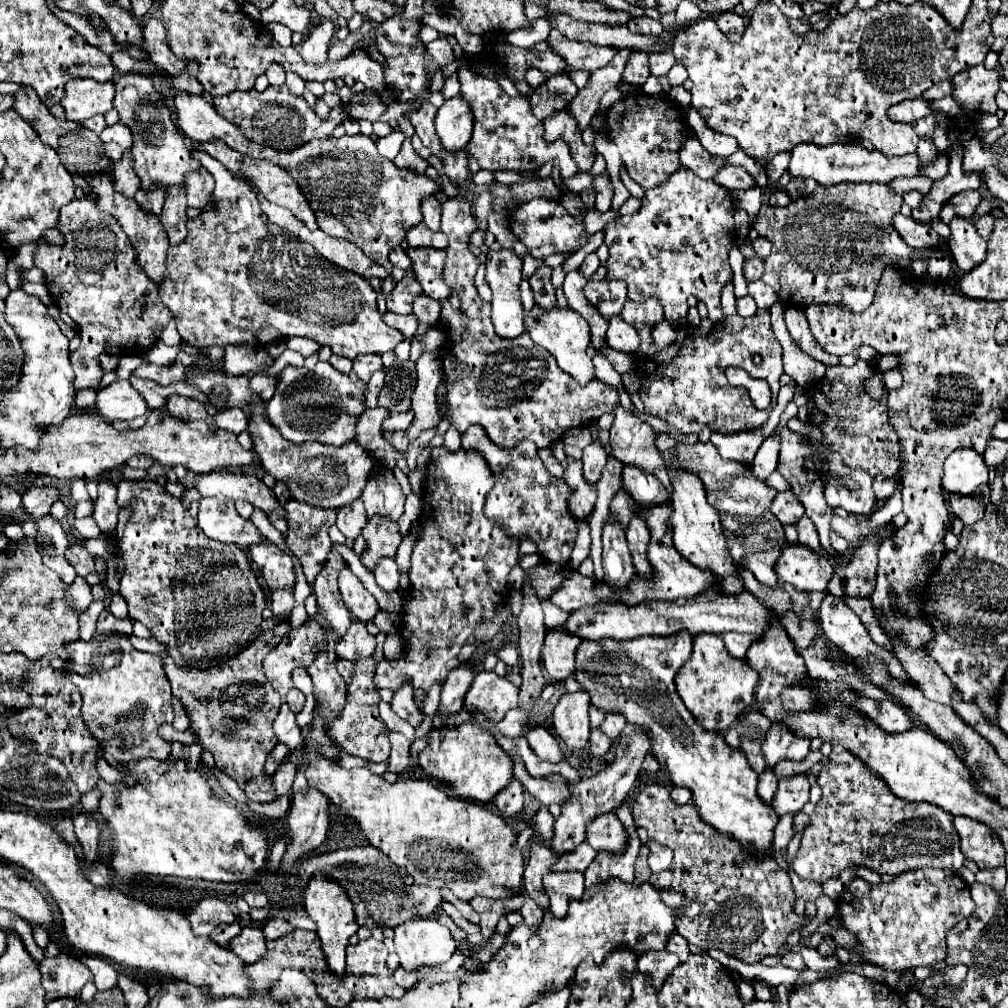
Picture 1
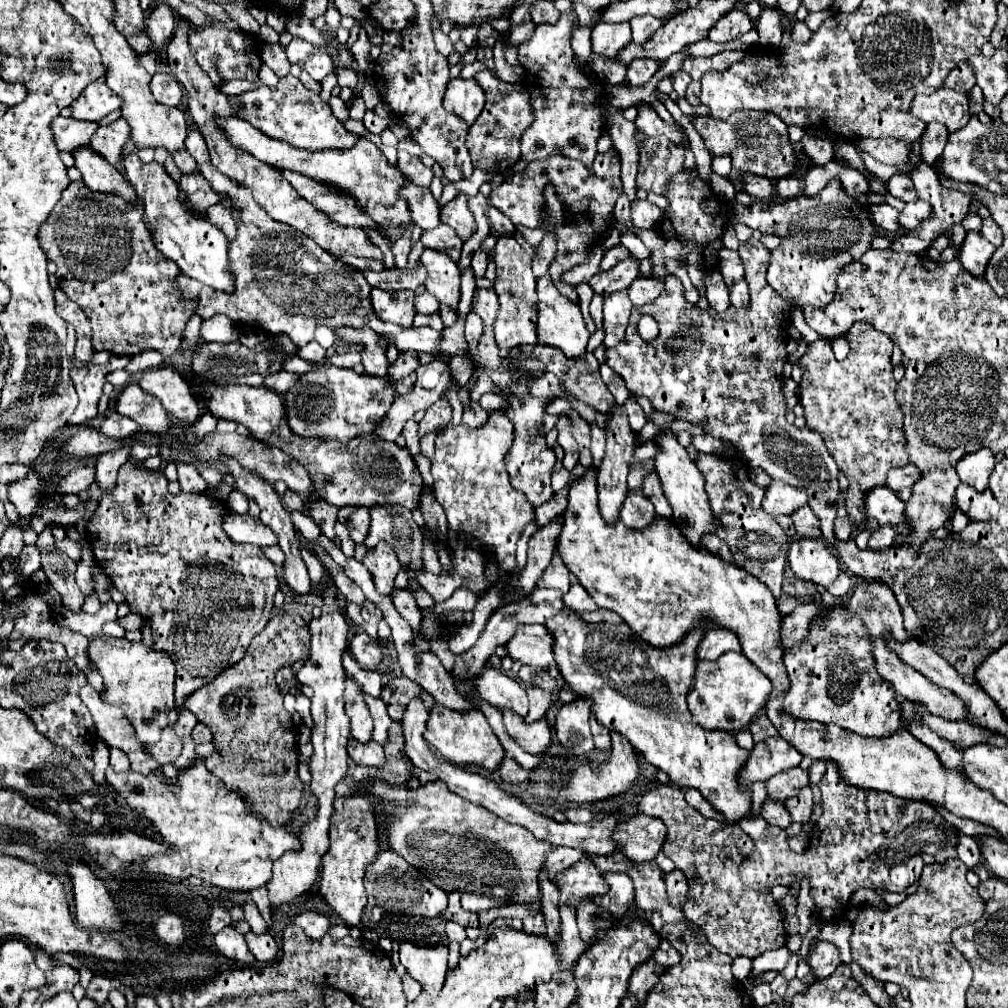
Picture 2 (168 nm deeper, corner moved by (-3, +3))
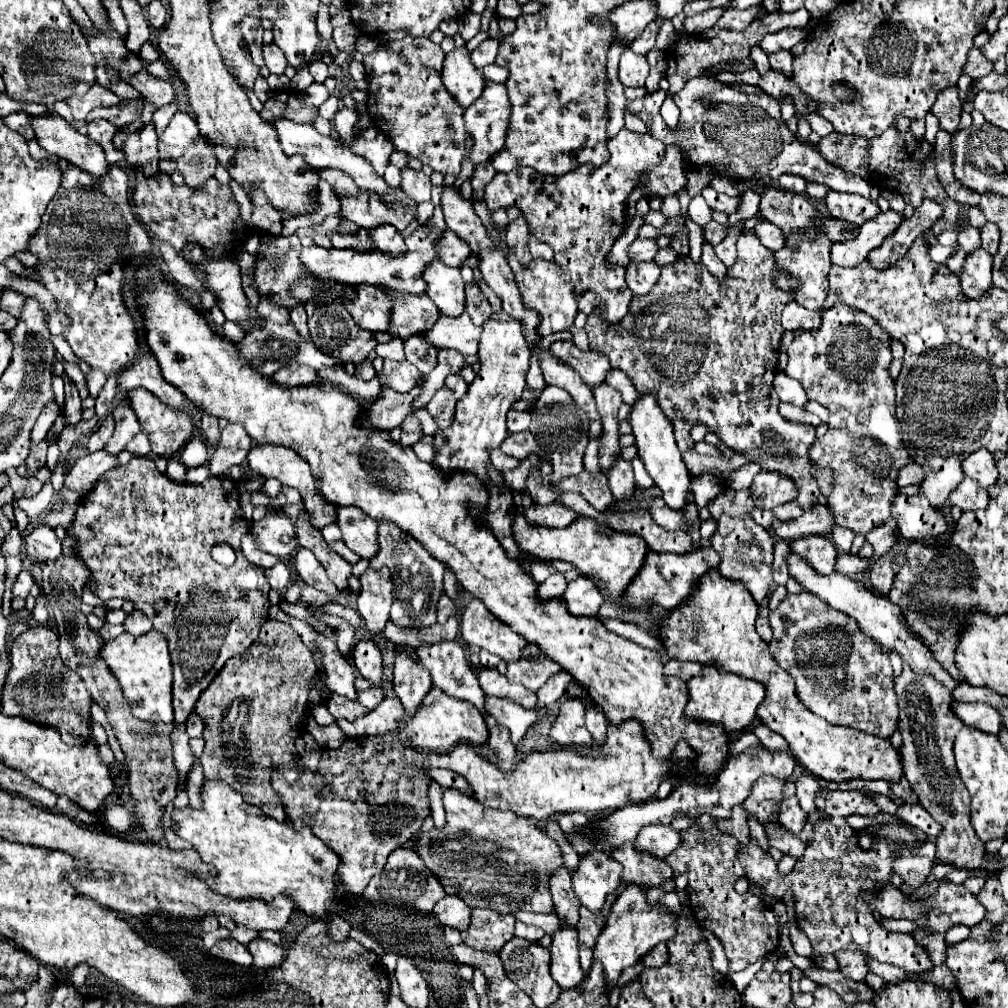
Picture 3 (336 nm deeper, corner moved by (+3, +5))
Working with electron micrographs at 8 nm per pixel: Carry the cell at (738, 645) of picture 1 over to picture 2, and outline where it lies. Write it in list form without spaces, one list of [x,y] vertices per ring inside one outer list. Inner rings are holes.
[[[712,628],[710,632],[706,632],[706,638],[702,638],[702,646],[698,646],[698,662],[702,658],[716,660],[716,658],[720,658],[720,654],[726,654],[730,650],[740,652],[740,642],[738,642],[736,634],[732,634],[730,630]]]

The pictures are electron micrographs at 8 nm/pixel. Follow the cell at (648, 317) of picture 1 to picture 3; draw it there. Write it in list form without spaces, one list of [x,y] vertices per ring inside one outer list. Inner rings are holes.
[[[654,262],[648,264],[628,264],[626,268],[626,284],[634,296],[648,294],[660,278],[660,268]]]

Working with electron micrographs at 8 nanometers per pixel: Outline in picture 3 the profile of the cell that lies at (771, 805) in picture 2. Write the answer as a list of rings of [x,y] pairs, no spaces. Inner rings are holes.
[[[766,822],[764,830],[768,834],[768,842],[770,846],[776,846],[778,850],[782,850],[784,854],[792,854],[792,856],[802,856],[804,852],[804,842],[800,838],[796,838],[790,830],[786,830],[780,822]]]

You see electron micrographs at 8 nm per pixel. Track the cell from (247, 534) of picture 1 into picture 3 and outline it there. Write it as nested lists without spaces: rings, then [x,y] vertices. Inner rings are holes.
[[[280,514],[280,516],[266,516],[260,522],[252,522],[250,534],[254,536],[254,542],[278,558],[288,558],[296,554],[296,532],[294,522]]]

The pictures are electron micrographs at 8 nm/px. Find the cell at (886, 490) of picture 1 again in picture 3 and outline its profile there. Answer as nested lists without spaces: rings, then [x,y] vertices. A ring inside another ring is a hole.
[[[910,460],[904,468],[900,468],[896,484],[898,484],[898,488],[904,488],[904,486],[910,486],[910,484],[920,484],[922,480],[924,480],[924,470],[920,468],[920,464]]]

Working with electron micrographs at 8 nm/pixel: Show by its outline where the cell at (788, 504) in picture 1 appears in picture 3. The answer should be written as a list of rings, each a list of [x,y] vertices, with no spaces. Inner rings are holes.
[[[764,470],[754,478],[750,490],[754,504],[762,510],[772,510],[798,496],[798,488],[792,478],[780,472],[764,472]]]

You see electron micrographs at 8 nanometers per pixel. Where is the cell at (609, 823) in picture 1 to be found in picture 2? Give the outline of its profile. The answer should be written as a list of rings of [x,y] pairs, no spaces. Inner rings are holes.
[[[636,814],[618,824],[614,840],[632,862],[652,862],[666,840],[666,826],[658,818]]]

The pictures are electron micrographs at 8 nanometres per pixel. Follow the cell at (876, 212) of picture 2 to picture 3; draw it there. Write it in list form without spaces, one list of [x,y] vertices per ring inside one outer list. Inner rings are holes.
[[[830,190],[826,194],[826,204],[828,204],[828,212],[834,218],[842,218],[856,226],[862,226],[866,220],[880,214],[880,208],[876,202],[858,194],[844,194],[844,192]]]

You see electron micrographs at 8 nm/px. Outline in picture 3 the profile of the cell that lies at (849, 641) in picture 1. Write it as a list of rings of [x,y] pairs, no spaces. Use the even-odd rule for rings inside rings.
[[[952,700],[950,706],[958,720],[962,720],[966,726],[980,728],[980,732],[998,734],[998,730],[1002,728],[1000,714],[988,704],[964,704],[964,702]]]

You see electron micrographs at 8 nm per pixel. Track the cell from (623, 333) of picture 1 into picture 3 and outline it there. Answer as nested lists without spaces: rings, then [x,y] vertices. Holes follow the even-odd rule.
[[[622,128],[608,140],[610,160],[602,166],[578,166],[562,176],[542,174],[520,166],[512,172],[498,172],[486,186],[484,200],[490,210],[516,206],[528,222],[530,234],[554,248],[554,262],[572,280],[578,310],[602,312],[608,326],[616,326],[628,314],[632,292],[624,282],[624,268],[606,266],[606,254],[624,232],[626,198],[636,188],[636,176],[660,162],[664,144],[650,134],[634,134]]]

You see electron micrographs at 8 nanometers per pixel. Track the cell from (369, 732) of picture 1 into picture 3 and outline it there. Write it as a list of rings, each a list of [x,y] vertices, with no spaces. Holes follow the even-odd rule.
[[[332,694],[330,702],[328,702],[328,710],[334,718],[346,718],[350,722],[368,712],[368,708],[356,704],[354,700],[348,700],[346,696],[338,696],[338,694]]]

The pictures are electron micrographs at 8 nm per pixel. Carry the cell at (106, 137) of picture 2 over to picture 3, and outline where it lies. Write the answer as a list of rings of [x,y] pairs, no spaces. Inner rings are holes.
[[[92,120],[92,122],[88,124],[88,136],[90,136],[92,140],[96,140],[96,142],[106,150],[106,158],[108,158],[110,164],[122,160],[122,158],[110,158],[110,156],[116,156],[116,154],[118,154],[118,150],[116,150],[114,144],[112,144],[112,138],[114,138],[116,130],[118,130],[118,128],[116,128],[112,122],[108,122],[108,120]]]

